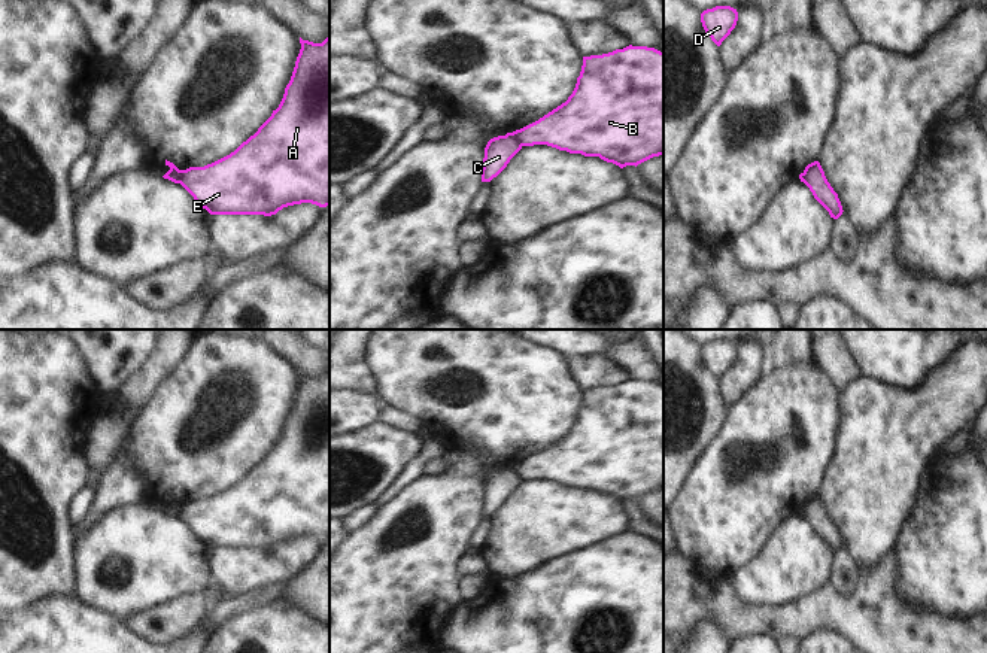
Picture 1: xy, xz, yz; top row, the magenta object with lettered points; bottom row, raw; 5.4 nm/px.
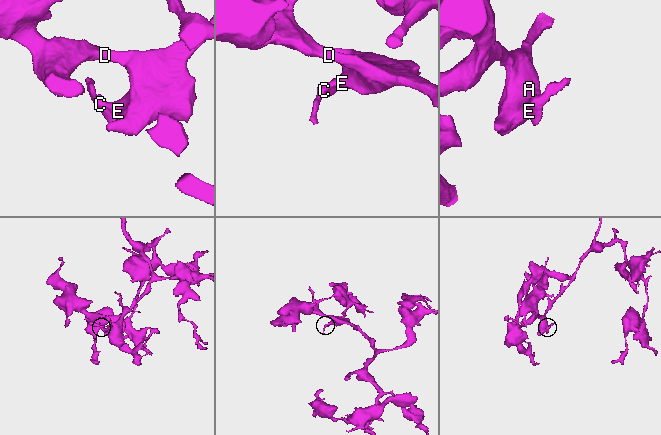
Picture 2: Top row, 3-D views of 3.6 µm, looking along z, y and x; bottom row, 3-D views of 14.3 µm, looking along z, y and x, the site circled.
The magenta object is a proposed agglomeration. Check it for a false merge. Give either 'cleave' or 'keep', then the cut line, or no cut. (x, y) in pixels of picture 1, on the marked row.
cleave; cut in xy along (179, 170), (181, 182)

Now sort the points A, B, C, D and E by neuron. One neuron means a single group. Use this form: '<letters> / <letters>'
A B D E / C

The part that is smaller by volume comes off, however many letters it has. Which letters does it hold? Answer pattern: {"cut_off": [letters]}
{"cut_off": ["C"]}

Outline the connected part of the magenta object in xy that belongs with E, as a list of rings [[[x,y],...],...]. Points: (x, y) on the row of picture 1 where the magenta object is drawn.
[[[329,36],[322,43],[300,37],[301,49],[283,98],[258,131],[230,155],[204,167],[180,170],[180,185],[210,215],[271,216],[288,206],[329,206]]]

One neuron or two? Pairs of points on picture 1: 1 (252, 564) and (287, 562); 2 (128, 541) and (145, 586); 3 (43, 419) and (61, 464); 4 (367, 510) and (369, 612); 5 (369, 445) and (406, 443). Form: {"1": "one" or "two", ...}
{"1": "one", "2": "one", "3": "one", "4": "two", "5": "one"}

